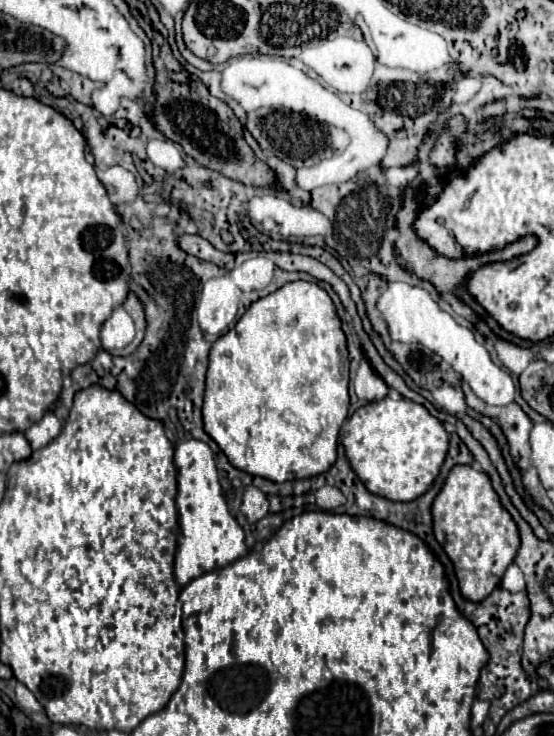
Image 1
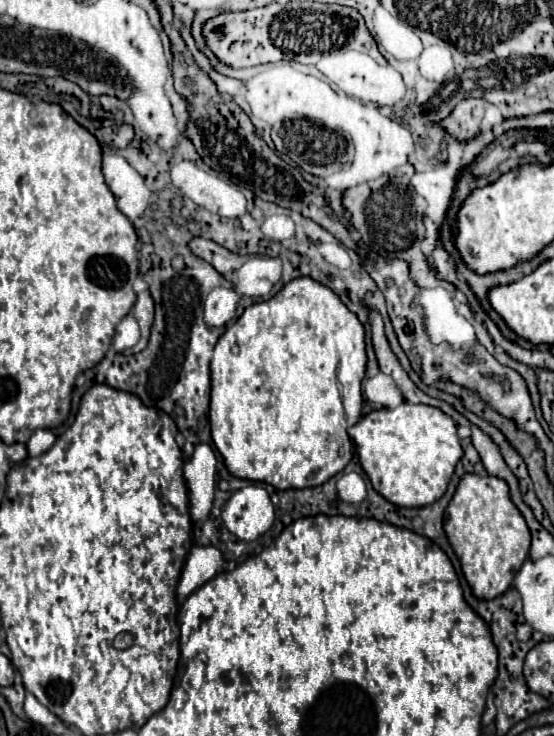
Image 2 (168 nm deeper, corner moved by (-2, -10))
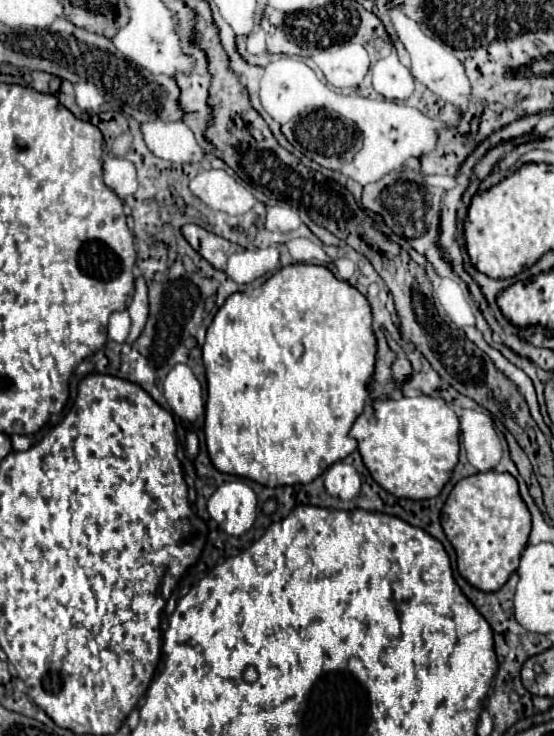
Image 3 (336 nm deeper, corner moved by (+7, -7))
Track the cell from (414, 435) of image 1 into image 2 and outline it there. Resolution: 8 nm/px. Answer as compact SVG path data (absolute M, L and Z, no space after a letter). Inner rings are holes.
M403 402L401 406L389 410L389 408L381 408L381 410L373 410L371 414L363 416L355 426L349 428L349 436L353 440L355 452L361 460L363 470L367 472L373 488L387 498L389 502L397 504L397 506L427 506L433 504L435 500L439 500L445 490L447 484L455 472L457 462L463 458L463 448L461 448L461 440L457 436L457 424L451 416L447 416L445 412L441 412L435 406L427 406L427 404L407 404Z

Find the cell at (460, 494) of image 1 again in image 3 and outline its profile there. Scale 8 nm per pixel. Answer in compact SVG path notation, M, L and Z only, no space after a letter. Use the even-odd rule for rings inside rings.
M476 473L460 479L442 507L442 529L458 557L460 575L480 591L498 591L516 571L530 535L530 511L510 473Z

